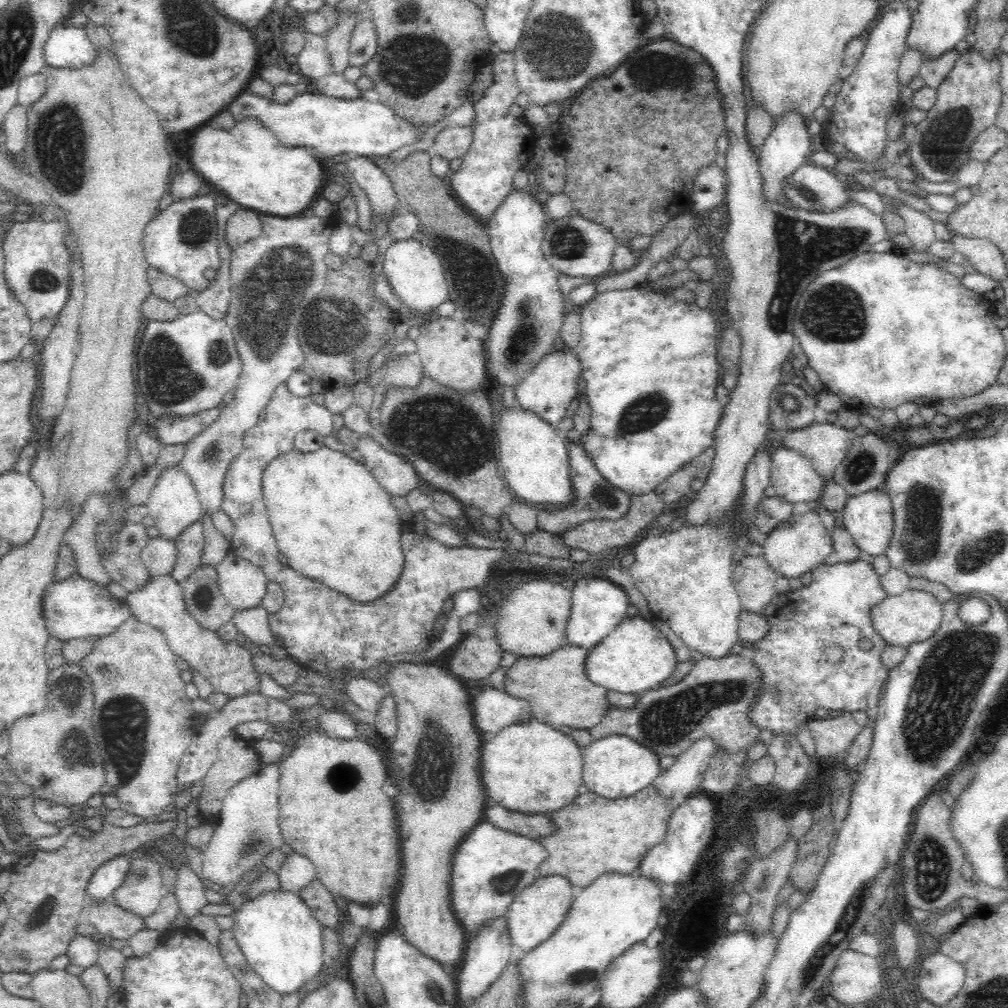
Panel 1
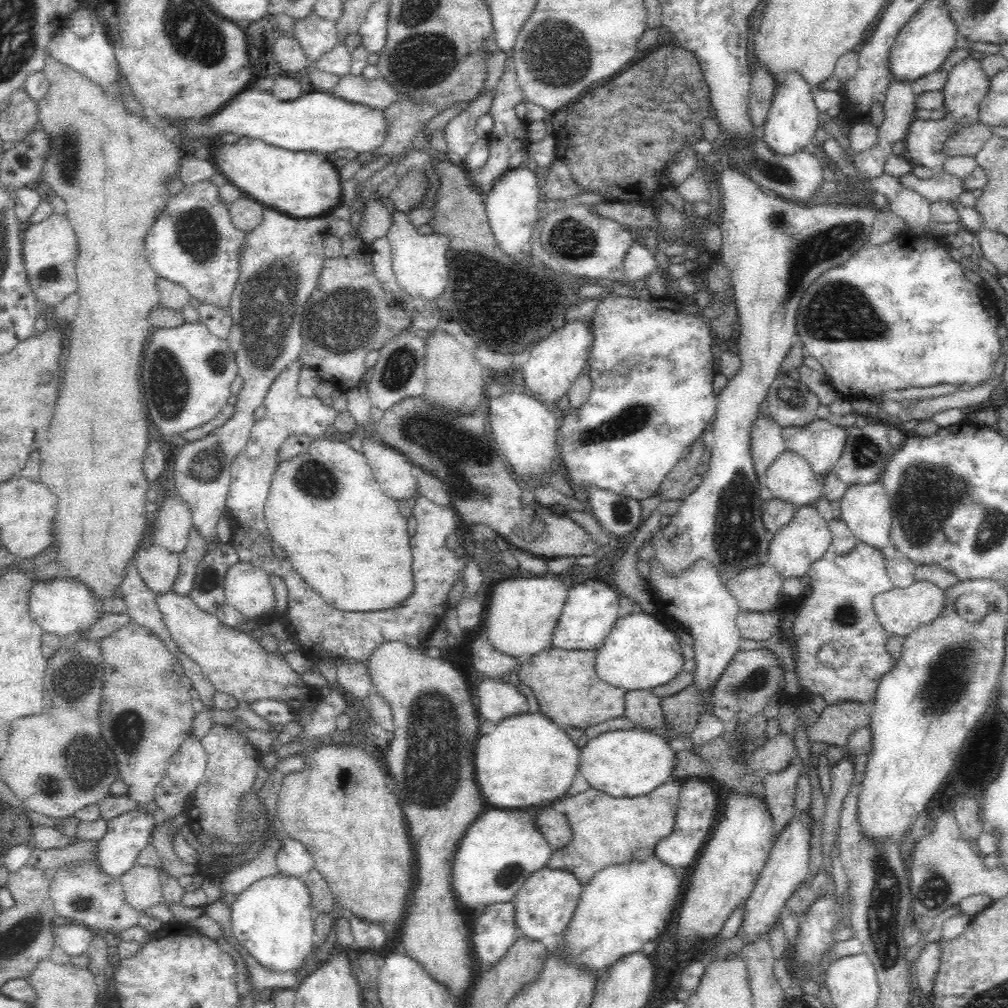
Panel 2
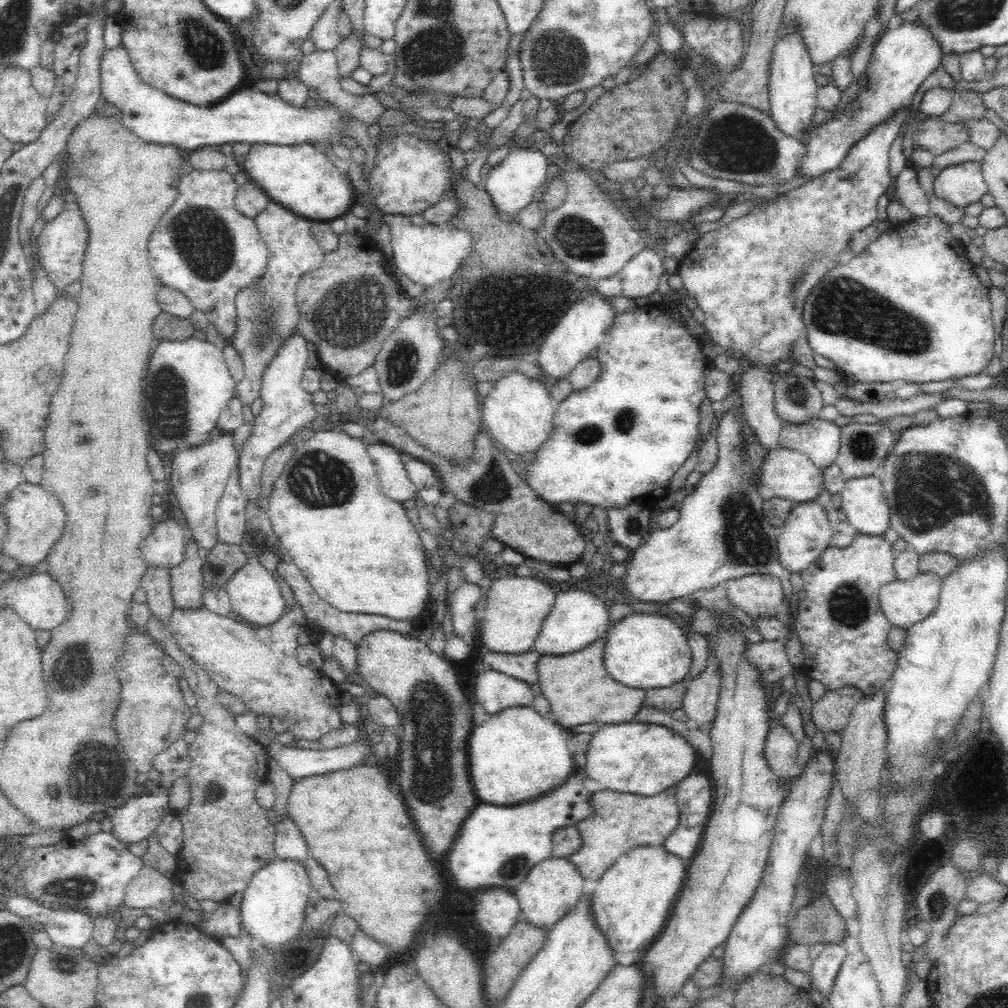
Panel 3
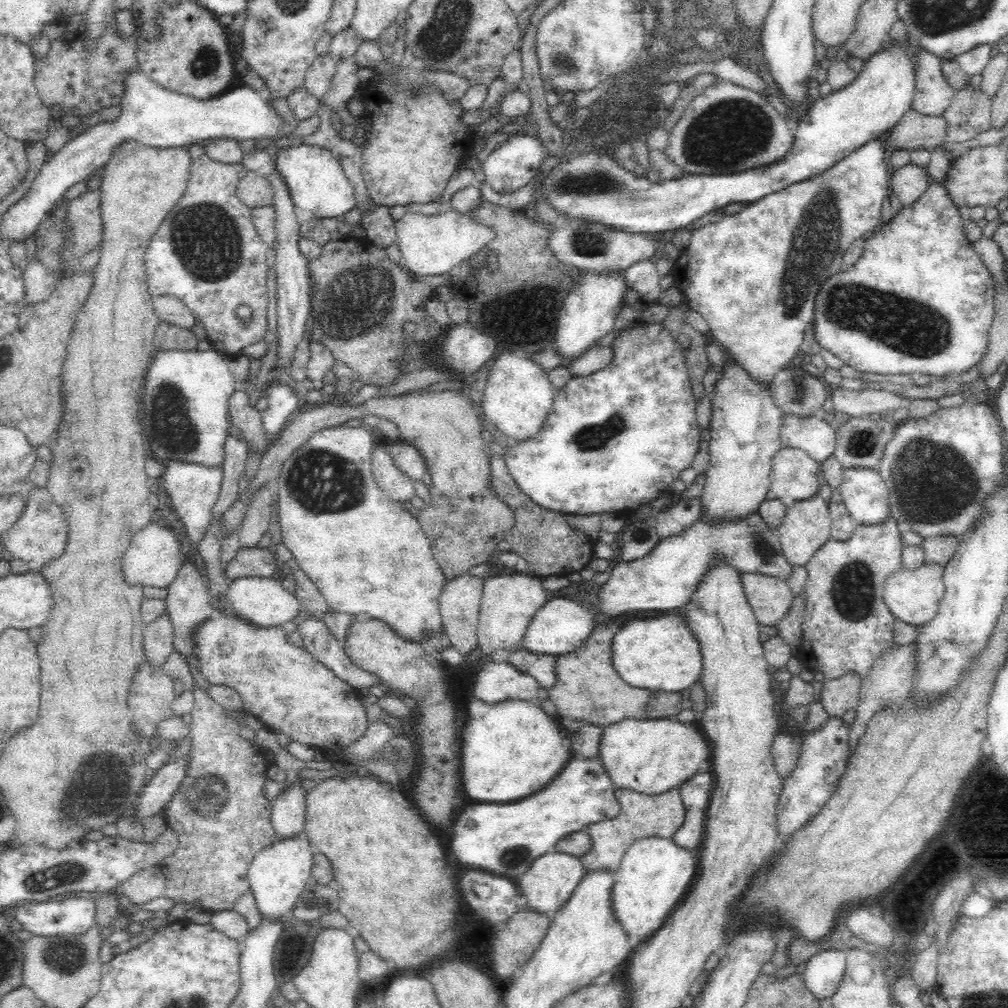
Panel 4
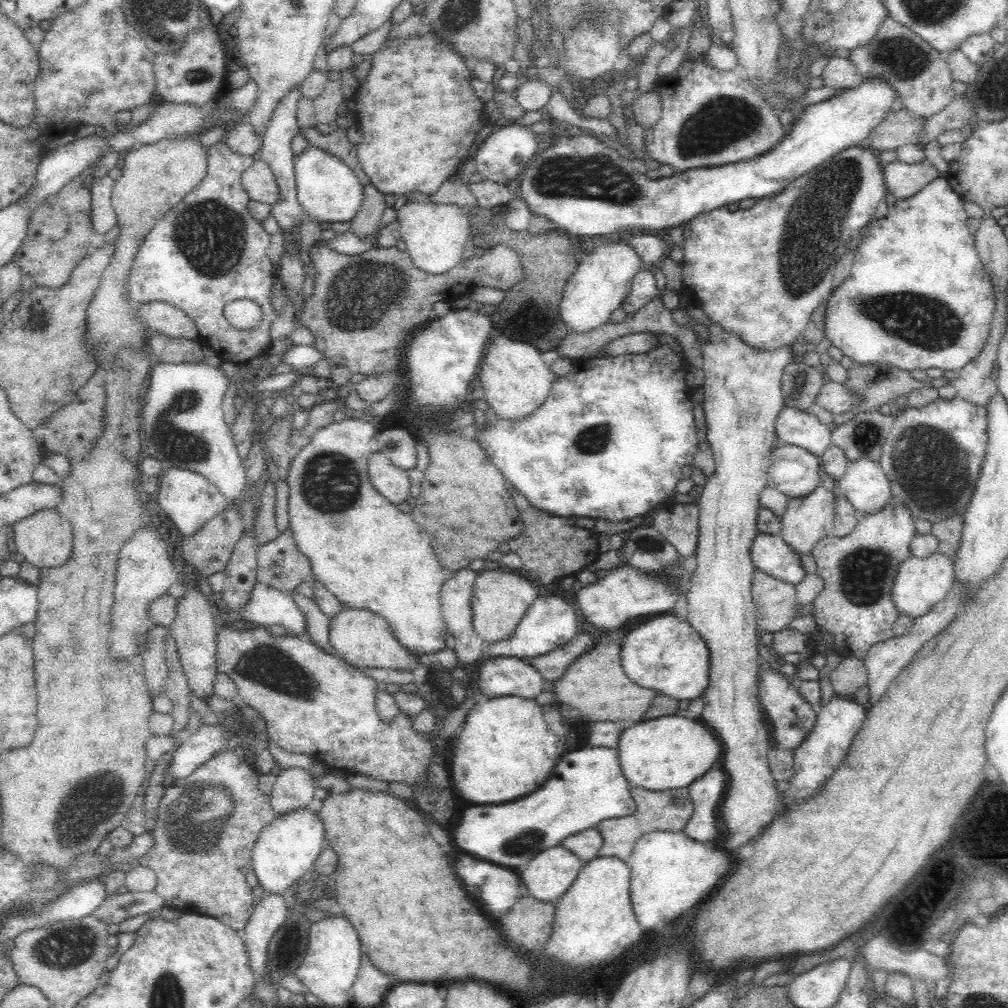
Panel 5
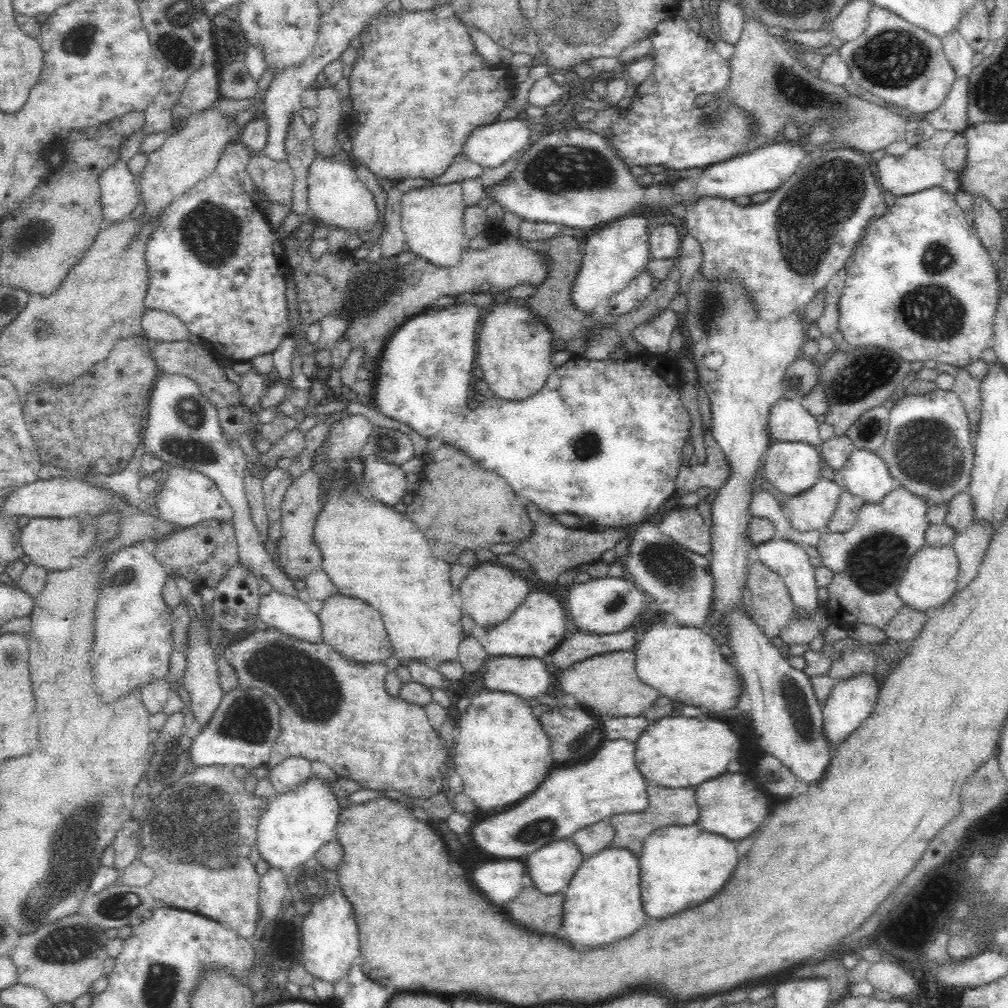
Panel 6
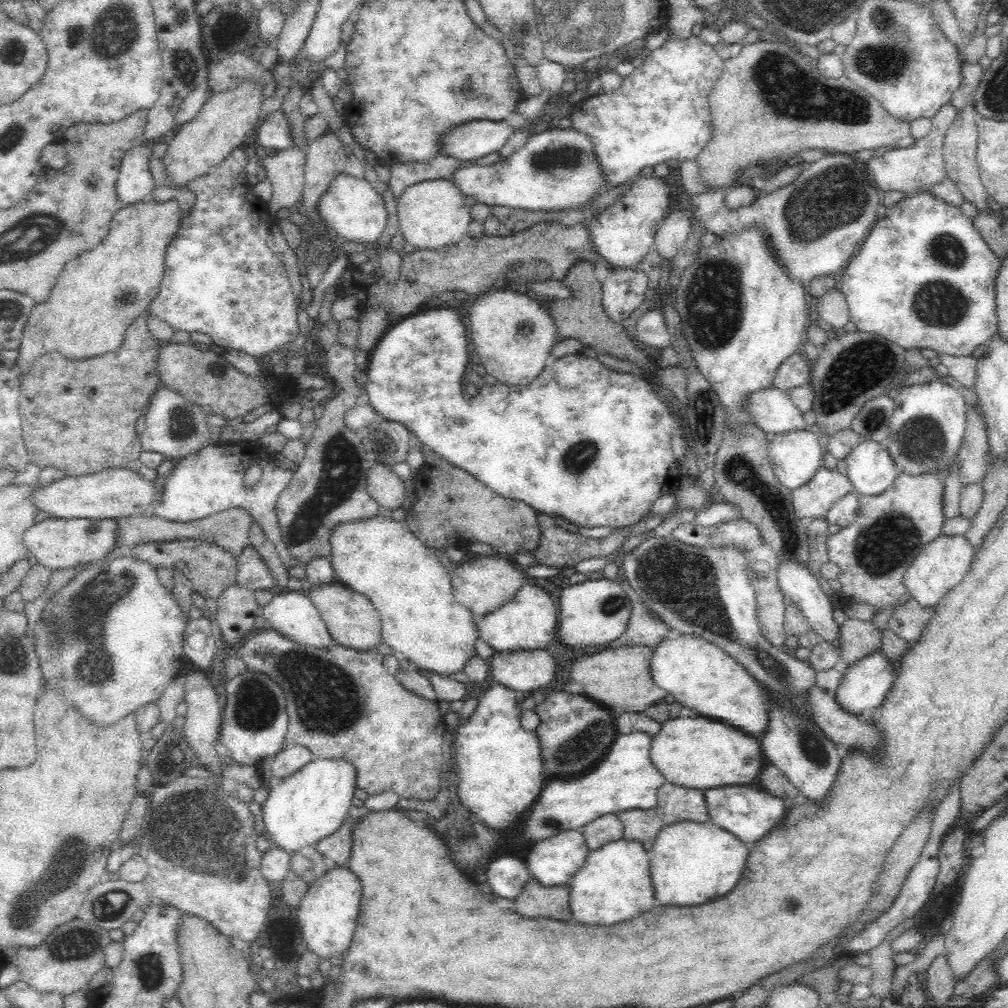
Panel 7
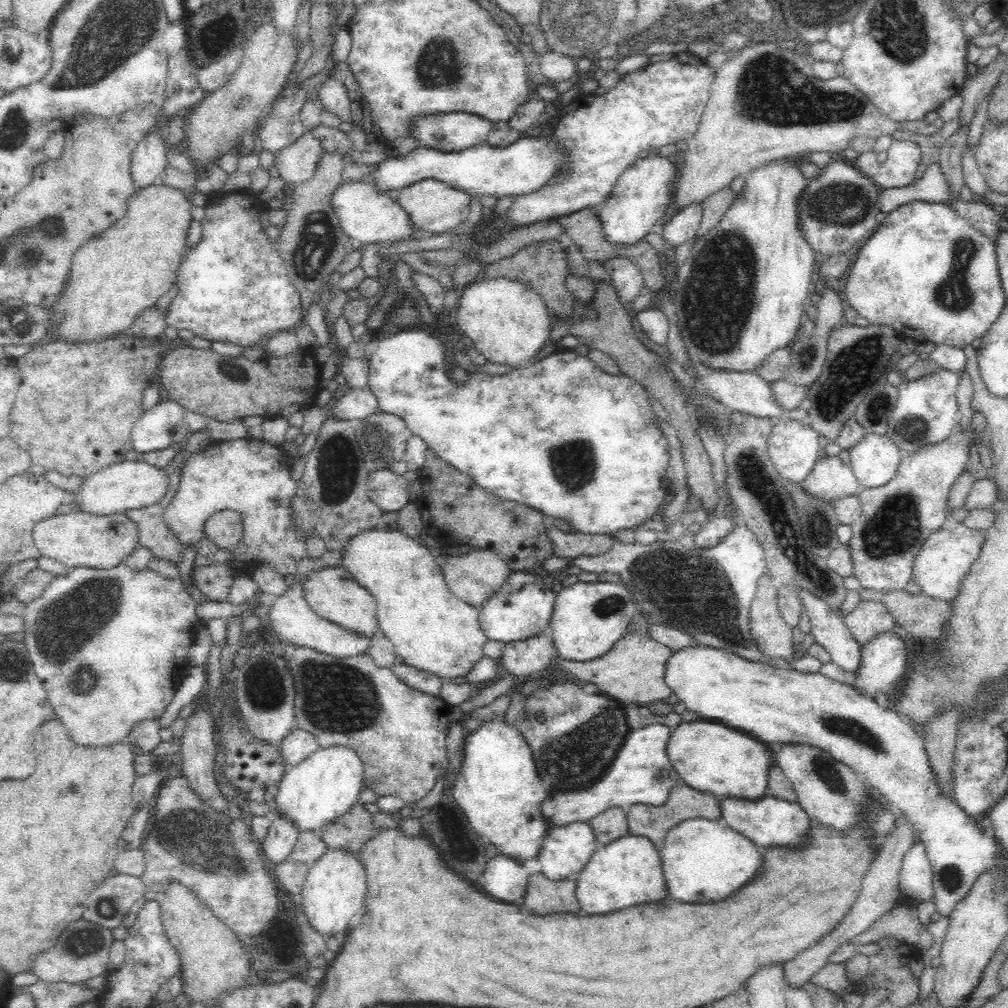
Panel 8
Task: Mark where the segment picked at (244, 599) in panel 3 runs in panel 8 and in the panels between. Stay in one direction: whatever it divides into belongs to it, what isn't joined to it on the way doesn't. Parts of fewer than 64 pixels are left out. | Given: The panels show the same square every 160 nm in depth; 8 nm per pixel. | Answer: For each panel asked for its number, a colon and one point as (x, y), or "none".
4: (261, 601)
5: (268, 607)
6: (290, 615)
7: (292, 614)
8: (294, 622)

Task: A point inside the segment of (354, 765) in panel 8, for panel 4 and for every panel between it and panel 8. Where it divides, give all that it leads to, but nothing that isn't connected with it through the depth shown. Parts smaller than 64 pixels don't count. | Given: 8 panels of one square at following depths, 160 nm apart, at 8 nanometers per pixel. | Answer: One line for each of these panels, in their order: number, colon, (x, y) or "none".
4: (280, 873)
5: (288, 847)
6: (295, 825)
7: (312, 803)

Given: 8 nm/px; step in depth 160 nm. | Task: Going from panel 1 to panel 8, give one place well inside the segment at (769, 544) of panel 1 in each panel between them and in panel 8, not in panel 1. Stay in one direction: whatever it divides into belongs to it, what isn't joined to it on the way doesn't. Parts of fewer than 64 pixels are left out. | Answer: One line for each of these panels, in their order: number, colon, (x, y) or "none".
2: (793, 549)
3: (805, 535)
4: (807, 525)
5: (807, 519)
6: (812, 509)
7: (813, 500)
8: (831, 478)

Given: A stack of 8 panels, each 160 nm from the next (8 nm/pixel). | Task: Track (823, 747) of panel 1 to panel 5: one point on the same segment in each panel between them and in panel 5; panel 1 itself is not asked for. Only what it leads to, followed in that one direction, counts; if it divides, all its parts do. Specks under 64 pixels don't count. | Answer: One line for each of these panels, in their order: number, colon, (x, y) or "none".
2: (837, 722)
3: (831, 713)
4: (838, 696)
5: (850, 675)

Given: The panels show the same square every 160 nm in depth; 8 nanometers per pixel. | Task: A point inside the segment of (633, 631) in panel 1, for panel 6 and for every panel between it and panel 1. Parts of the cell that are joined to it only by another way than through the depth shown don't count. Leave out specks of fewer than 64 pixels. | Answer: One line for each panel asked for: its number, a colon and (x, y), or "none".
2: (641, 652)
3: (643, 651)
4: (662, 653)
5: (665, 654)
6: (684, 663)

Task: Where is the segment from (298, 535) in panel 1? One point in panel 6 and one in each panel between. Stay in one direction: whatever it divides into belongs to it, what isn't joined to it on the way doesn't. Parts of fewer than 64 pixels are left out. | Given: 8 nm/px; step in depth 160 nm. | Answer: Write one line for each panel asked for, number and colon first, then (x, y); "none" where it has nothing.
2: (344, 536)
3: (355, 546)
4: (372, 559)
5: (369, 555)
6: (369, 551)

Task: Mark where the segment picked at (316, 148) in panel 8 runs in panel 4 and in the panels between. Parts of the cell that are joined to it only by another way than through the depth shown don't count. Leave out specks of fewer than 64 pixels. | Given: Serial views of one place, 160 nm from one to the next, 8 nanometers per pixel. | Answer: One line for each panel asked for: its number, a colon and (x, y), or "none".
4: (254, 191)
5: (258, 181)
6: (274, 180)
7: (285, 169)

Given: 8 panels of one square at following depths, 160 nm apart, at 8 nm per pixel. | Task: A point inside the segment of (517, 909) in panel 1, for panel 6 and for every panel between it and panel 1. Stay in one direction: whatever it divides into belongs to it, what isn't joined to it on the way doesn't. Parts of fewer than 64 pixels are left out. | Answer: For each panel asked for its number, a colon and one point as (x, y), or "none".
2: (544, 905)
3: (553, 887)
4: (549, 883)
5: (547, 877)
6: (551, 867)

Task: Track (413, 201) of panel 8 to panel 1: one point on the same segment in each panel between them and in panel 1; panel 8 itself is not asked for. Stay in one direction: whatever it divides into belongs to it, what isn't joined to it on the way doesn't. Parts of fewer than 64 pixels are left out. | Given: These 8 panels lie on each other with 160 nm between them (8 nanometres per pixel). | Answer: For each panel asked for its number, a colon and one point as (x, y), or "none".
1: (415, 273)
2: (419, 263)
3: (427, 255)
4: (432, 245)
5: (436, 235)
6: (431, 217)
7: (432, 215)

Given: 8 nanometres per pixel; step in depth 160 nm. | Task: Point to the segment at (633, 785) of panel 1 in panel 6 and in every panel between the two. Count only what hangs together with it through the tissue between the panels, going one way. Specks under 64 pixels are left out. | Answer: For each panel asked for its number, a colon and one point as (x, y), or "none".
2: (621, 763)
3: (644, 759)
4: (650, 756)
5: (669, 752)
6: (676, 752)

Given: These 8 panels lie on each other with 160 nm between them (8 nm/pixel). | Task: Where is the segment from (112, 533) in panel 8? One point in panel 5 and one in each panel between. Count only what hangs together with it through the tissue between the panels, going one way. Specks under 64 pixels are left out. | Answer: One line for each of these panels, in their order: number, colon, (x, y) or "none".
5: (44, 539)
6: (53, 543)
7: (56, 543)

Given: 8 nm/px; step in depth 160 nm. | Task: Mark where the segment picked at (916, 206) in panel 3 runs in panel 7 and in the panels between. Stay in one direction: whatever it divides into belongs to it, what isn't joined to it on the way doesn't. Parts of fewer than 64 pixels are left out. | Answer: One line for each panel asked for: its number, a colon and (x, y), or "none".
4: (909, 182)
5: (903, 180)
6: (922, 167)
7: (921, 165)

